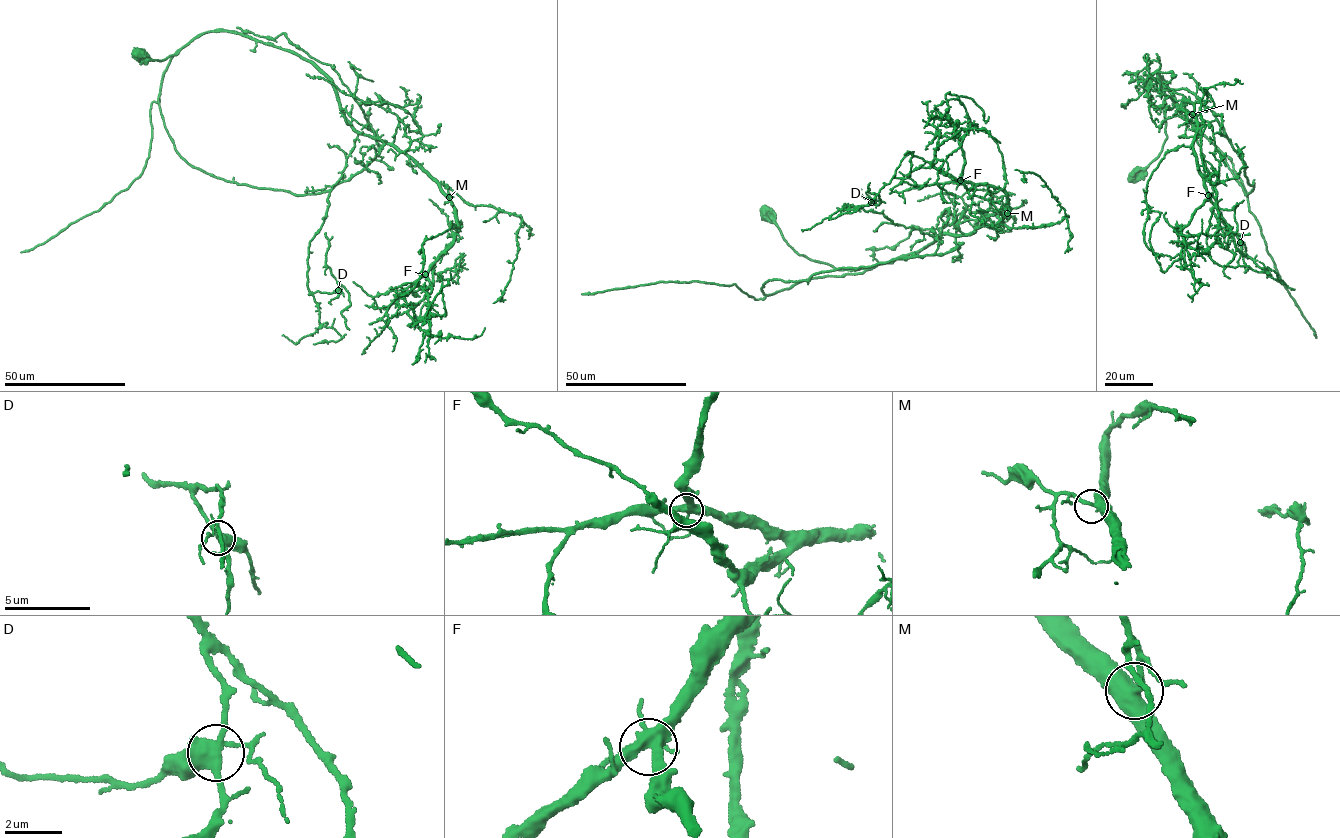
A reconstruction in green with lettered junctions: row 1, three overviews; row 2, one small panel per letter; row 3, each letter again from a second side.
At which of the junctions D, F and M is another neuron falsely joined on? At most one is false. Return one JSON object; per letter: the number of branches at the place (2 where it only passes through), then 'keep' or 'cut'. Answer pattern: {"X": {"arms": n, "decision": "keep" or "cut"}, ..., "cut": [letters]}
{"D": {"arms": 4, "decision": "cut"}, "F": {"arms": 4, "decision": "keep"}, "M": {"arms": 4, "decision": "keep"}, "cut": ["D"]}

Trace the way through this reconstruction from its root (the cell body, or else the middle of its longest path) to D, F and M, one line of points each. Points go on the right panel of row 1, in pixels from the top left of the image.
D: (1134, 174), (1156, 159), (1167, 137), (1159, 73), (1175, 104), (1191, 114), (1220, 220), (1245, 256), (1240, 242)
F: (1134, 174), (1156, 159), (1167, 137), (1159, 73), (1176, 105), (1184, 97), (1194, 105), (1193, 152), (1208, 195)
M: (1134, 174), (1156, 159), (1167, 137), (1157, 73), (1176, 105), (1184, 97), (1194, 105), (1192, 114)

